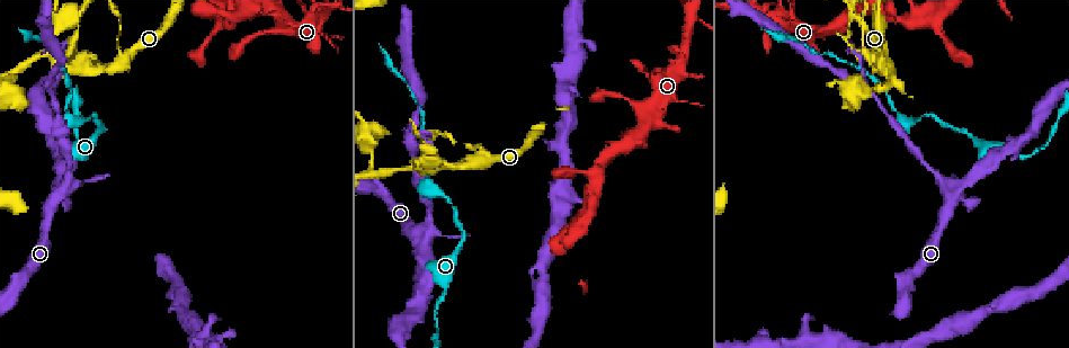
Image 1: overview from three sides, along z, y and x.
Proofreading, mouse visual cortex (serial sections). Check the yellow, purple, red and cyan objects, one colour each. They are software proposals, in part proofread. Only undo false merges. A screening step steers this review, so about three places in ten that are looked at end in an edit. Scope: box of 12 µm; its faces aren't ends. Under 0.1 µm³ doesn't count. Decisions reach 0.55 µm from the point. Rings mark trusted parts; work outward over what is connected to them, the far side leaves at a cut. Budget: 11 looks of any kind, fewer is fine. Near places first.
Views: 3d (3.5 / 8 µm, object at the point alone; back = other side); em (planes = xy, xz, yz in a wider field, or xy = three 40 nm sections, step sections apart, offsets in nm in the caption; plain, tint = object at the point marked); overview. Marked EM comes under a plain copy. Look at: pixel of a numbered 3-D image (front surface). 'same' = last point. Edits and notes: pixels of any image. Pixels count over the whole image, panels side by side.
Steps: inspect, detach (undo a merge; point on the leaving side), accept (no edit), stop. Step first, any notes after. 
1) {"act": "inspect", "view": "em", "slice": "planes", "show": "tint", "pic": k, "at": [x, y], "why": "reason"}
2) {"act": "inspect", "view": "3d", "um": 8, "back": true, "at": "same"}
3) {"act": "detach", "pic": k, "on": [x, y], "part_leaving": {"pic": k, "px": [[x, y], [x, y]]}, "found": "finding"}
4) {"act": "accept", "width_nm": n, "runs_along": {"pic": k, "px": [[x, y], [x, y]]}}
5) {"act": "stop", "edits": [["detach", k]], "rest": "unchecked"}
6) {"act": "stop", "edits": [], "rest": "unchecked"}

{"act": "inspect", "view": "3d", "um": 8, "pic": 1, "at": [442, 300], "why": "sudden change in width"}

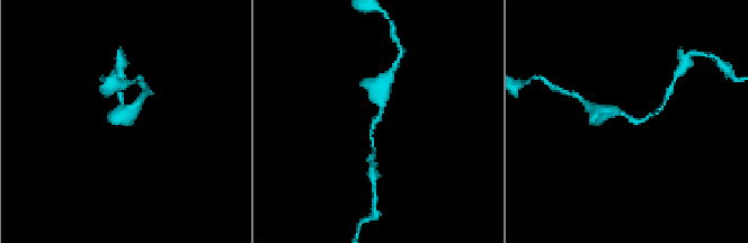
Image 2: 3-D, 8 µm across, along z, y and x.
{"act": "inspect", "view": "em", "slice": "xy", "step": 3, "show": "tint", "pic": 2, "at": [629, 116], "arm_widths_nm": [150, 400], "why": "now the EM"}

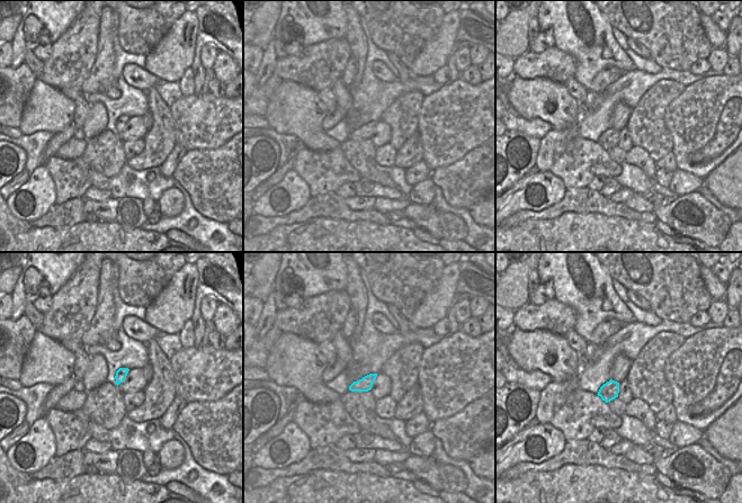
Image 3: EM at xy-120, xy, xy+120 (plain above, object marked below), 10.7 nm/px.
{"act": "accept", "found": "all the same cell"}

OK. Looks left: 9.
{"act": "inspect", "view": "3d", "um": 8, "pic": 1, "at": [64, 106], "why": "sudden change in width"}

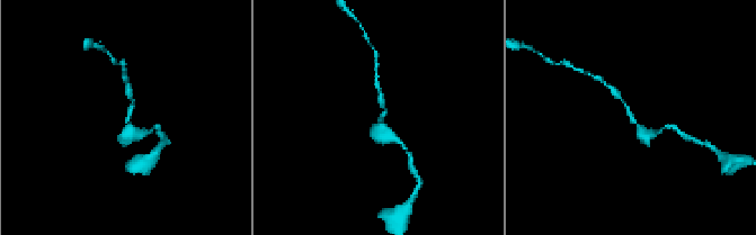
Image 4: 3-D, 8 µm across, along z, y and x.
{"act": "inspect", "view": "3d", "um": 3.5, "pic": 4, "at": [380, 122]}

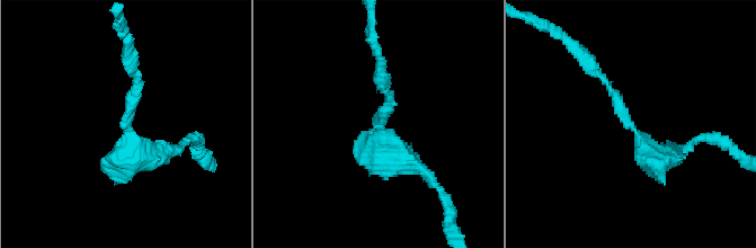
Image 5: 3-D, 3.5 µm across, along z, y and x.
{"act": "accept", "found": "all the same cell"}

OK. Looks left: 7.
{"act": "inspect", "view": "3d", "um": 8, "pic": 1, "at": [417, 234], "why": "a fork"}

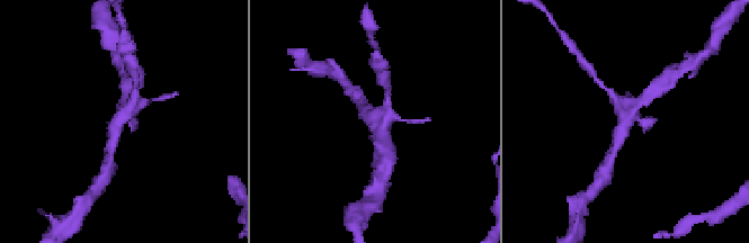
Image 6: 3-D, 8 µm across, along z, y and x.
{"act": "inspect", "view": "3d", "um": 3.5, "pic": 6, "at": [123, 117]}

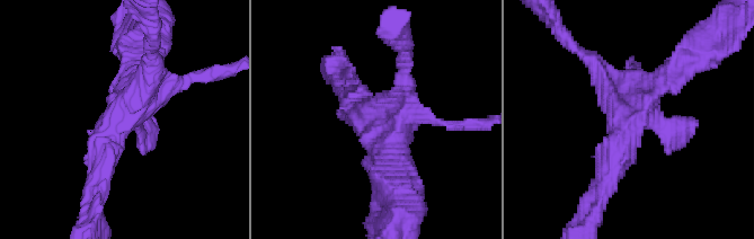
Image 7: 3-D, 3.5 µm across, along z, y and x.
{"act": "accept", "runs_along": {"pic": 7, "px": [[608, 176], [624, 114], [680, 65]]}, "found": "continuous, no second cell"}

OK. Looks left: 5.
{"act": "inspect", "view": "em", "slice": "planes", "show": "tint", "pic": 1, "at": [121, 63], "why": "abrupt turn"}

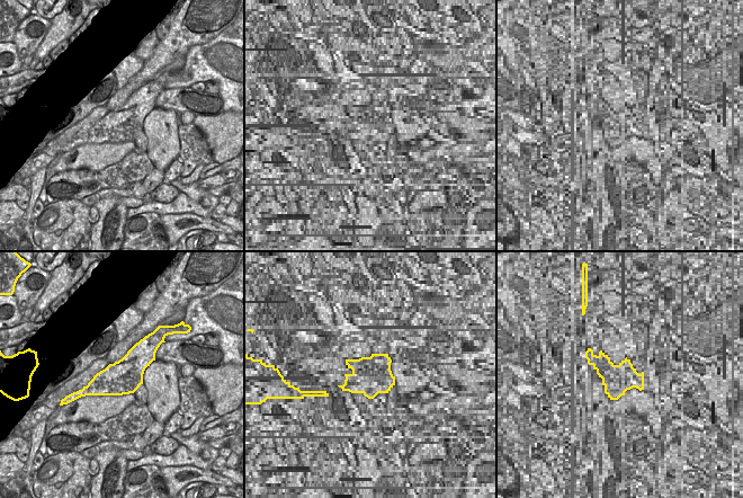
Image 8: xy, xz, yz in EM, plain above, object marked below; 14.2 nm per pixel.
{"act": "inspect", "view": "3d", "um": 3.5, "back": true, "at": "same", "why": "see where the arms go"}

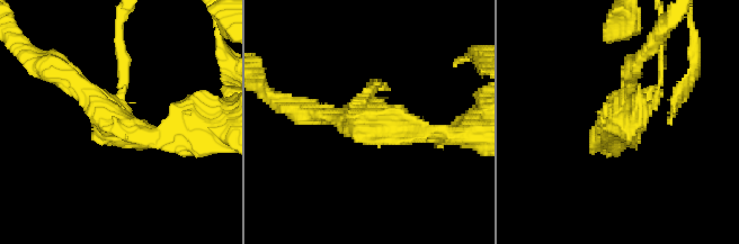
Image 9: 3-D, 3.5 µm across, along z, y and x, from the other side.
{"act": "detach", "pic": 9, "on": [123, 63], "width_nm": 500, "found": "a second cell is stuck on"}

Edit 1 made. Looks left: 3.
{"act": "inspect", "view": "3d", "um": 3.5, "pic": 1, "at": [51, 61], "why": "three-way junction"}

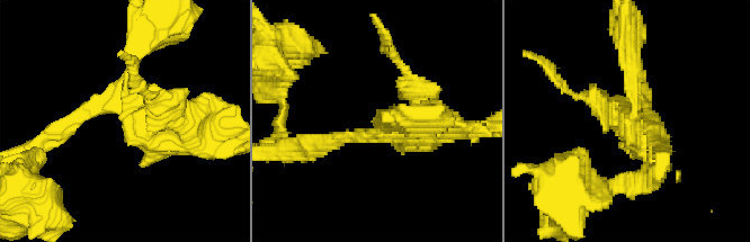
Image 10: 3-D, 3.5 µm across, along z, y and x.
{"act": "inspect", "view": "em", "slice": "xy", "step": 5, "show": "tint", "pic": 10, "at": [640, 109]}

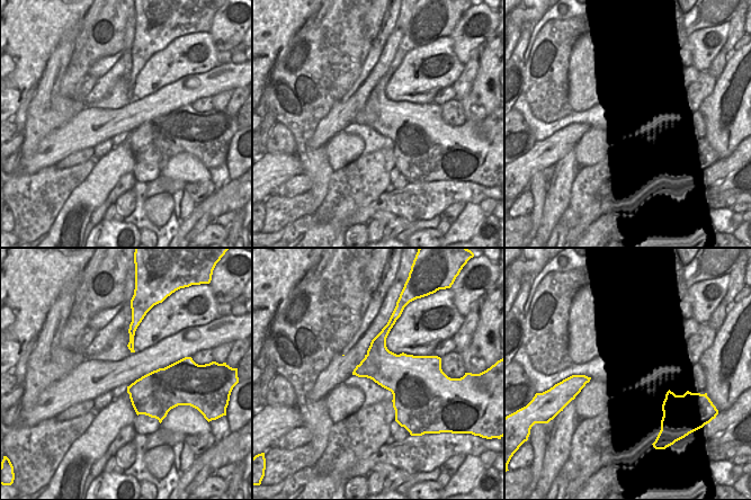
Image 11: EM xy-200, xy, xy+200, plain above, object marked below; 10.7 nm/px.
{"act": "accept", "width_nm": 440, "runs_along": {"pic": 10, "px": [[451, 127], [381, 130], [319, 144]]}, "found": "one cell here"}

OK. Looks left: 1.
{"act": "stop", "edits": [["detach", 9]], "rest": "unchecked"}

